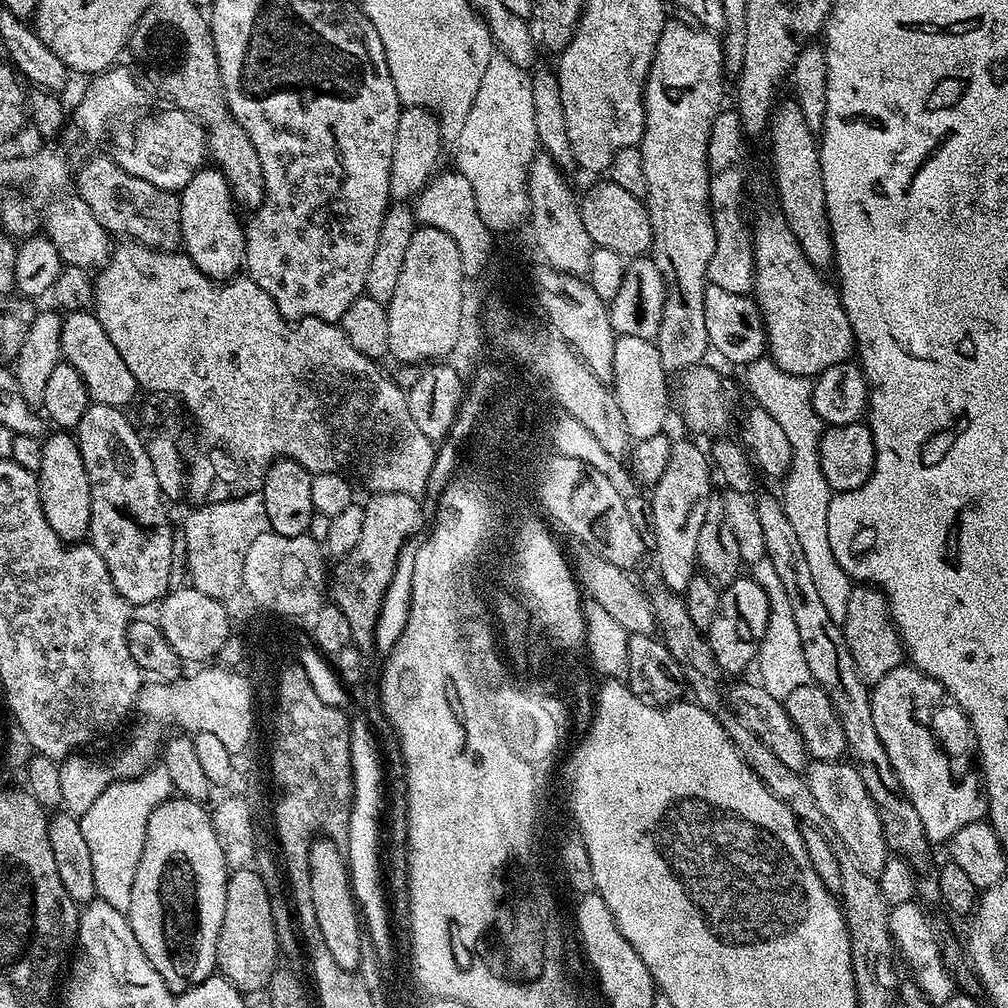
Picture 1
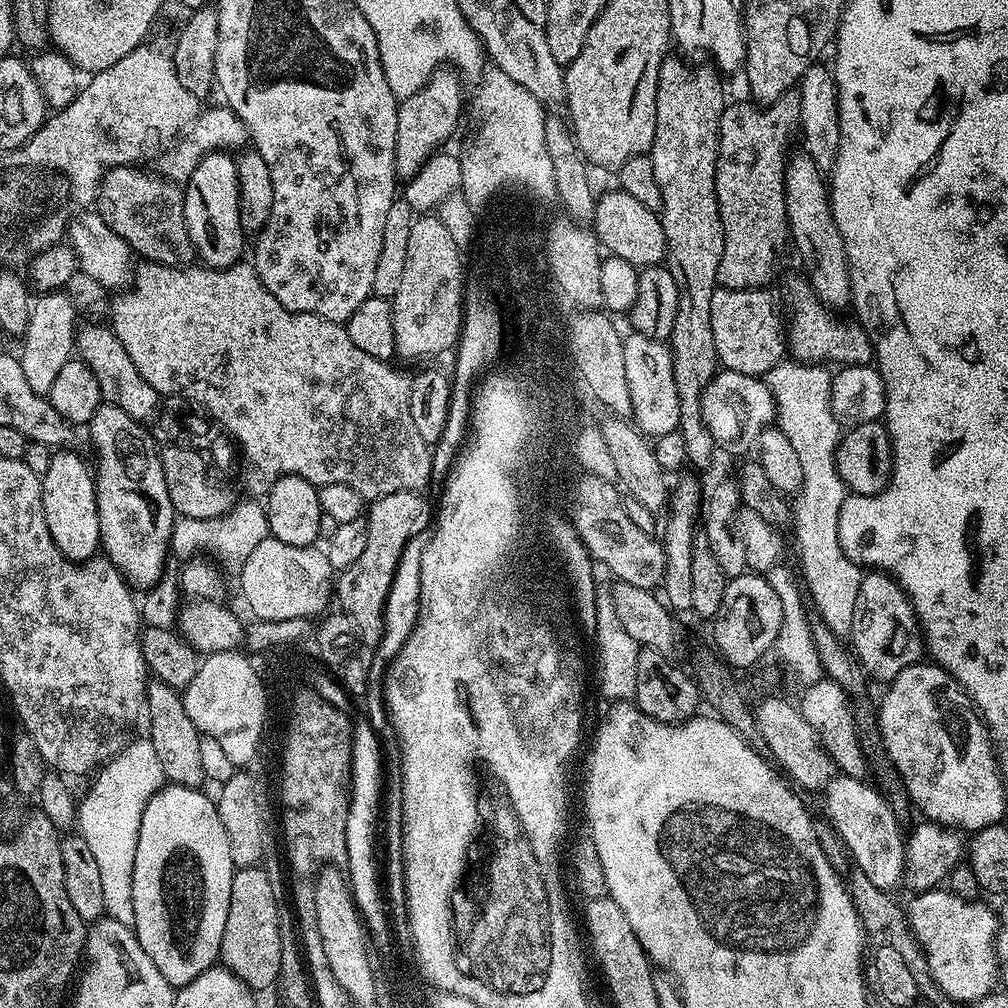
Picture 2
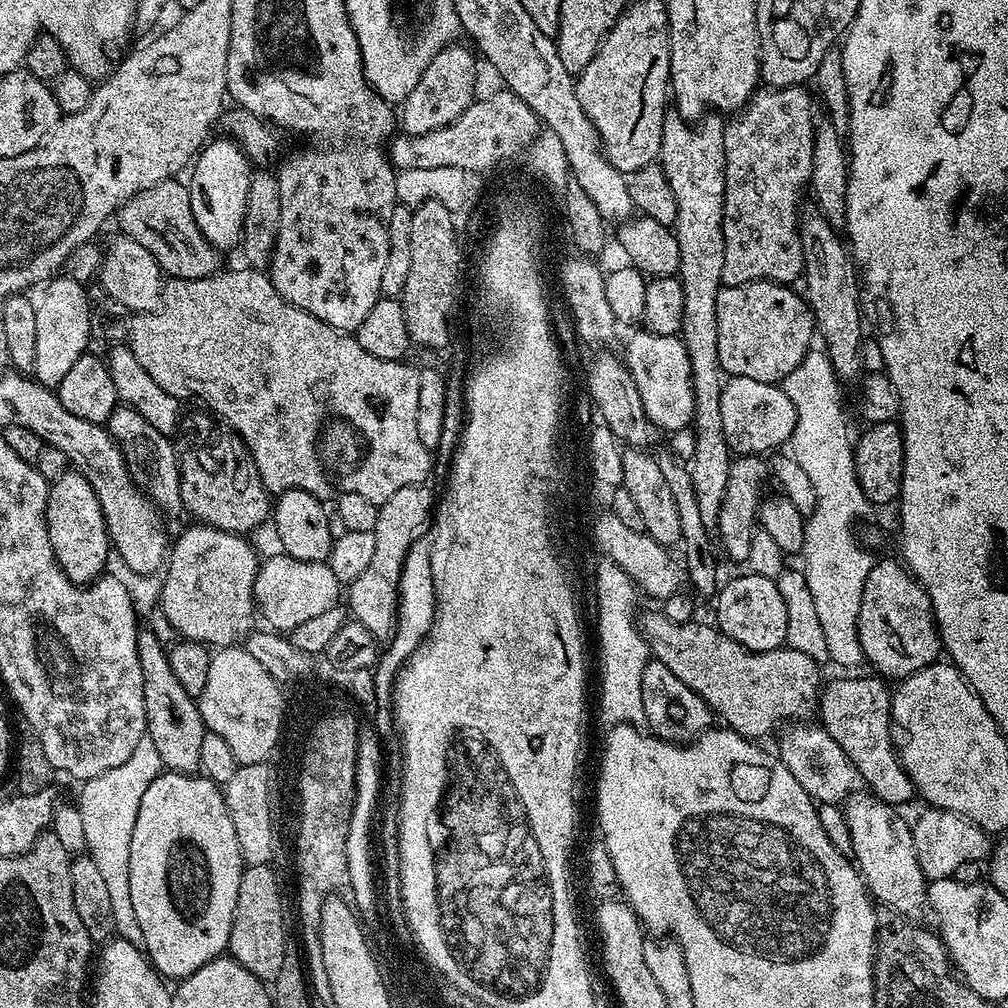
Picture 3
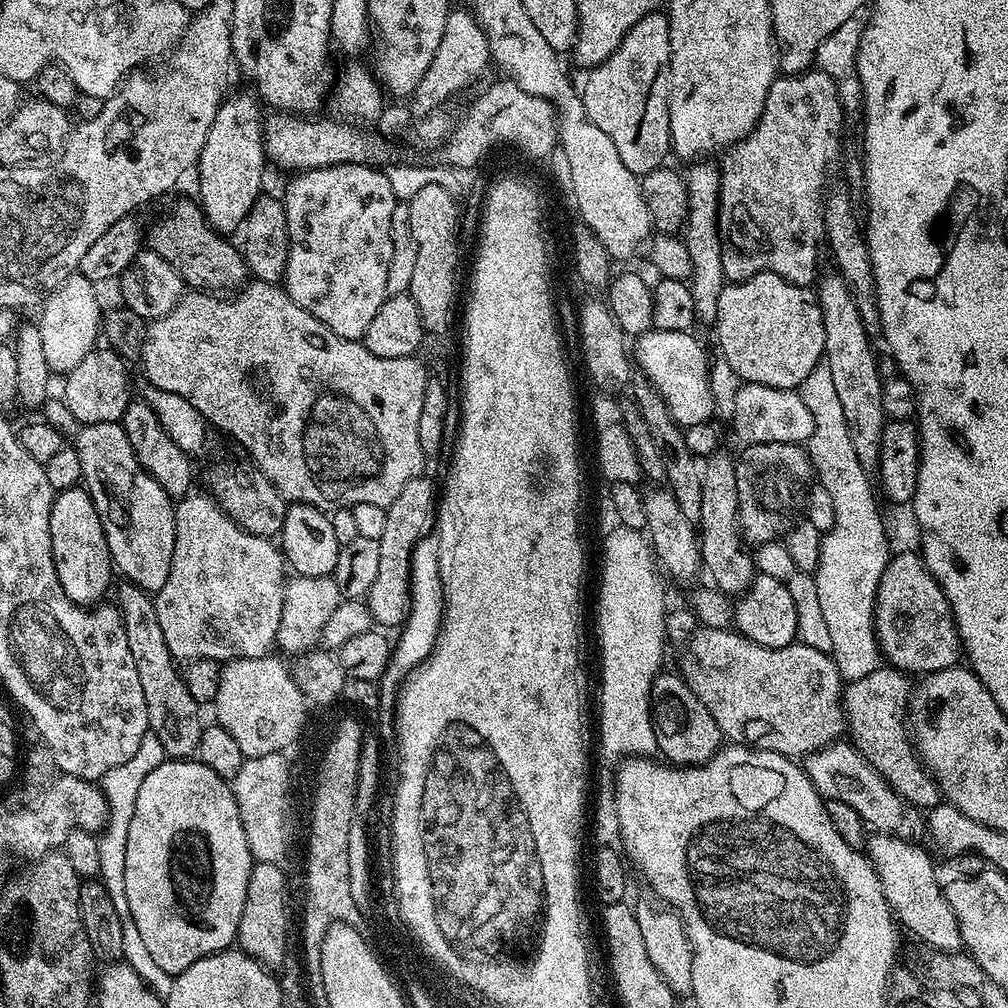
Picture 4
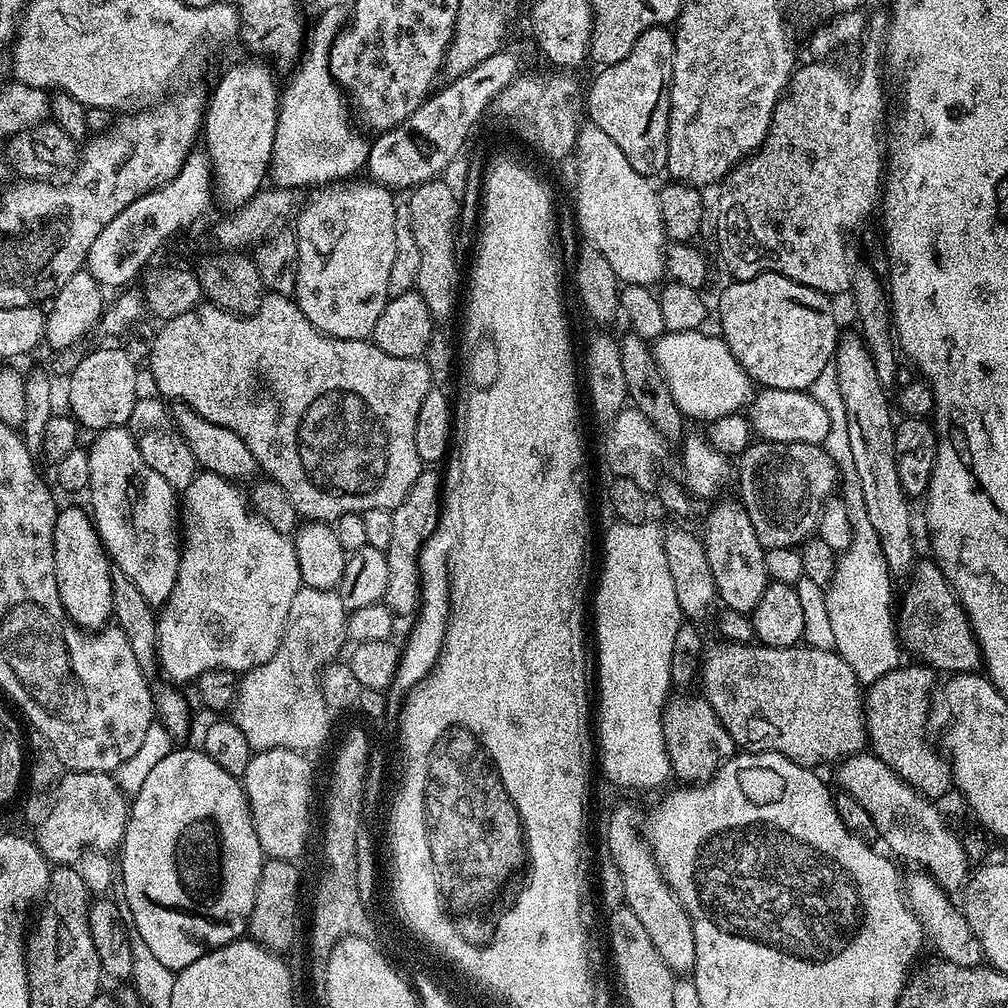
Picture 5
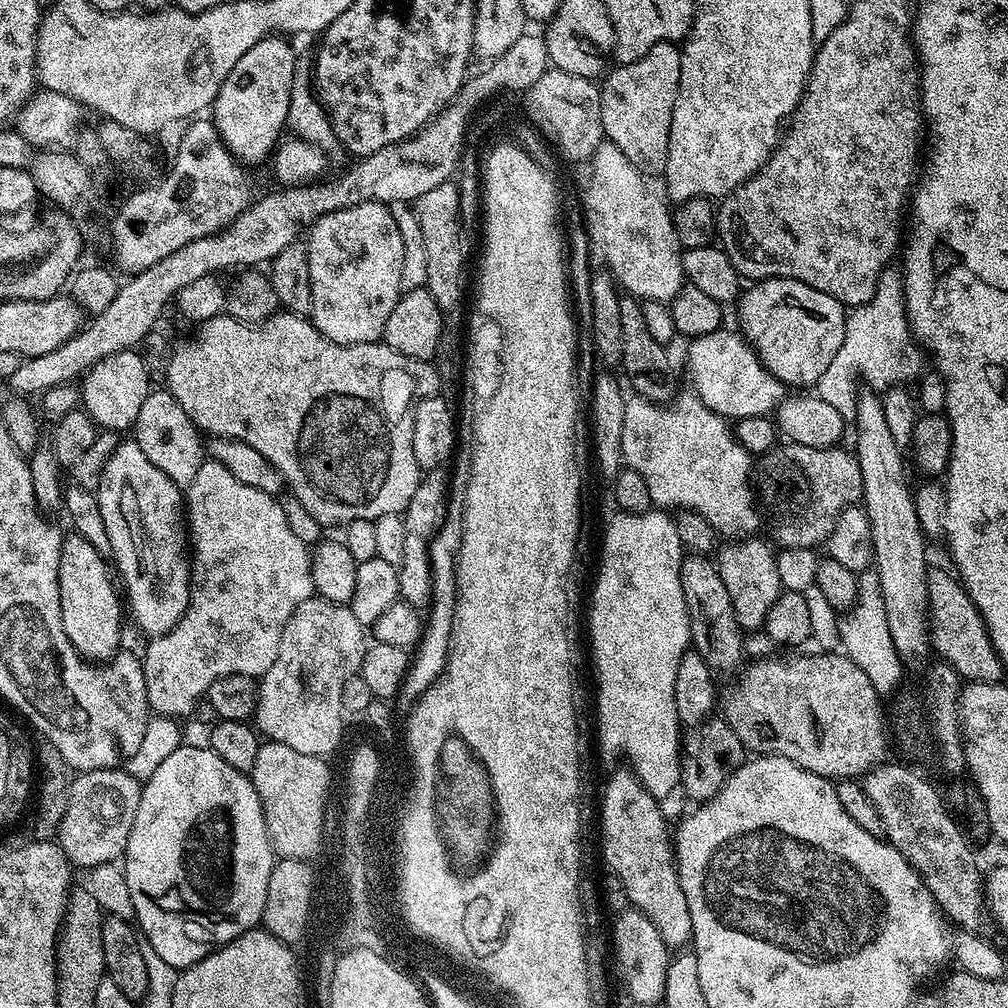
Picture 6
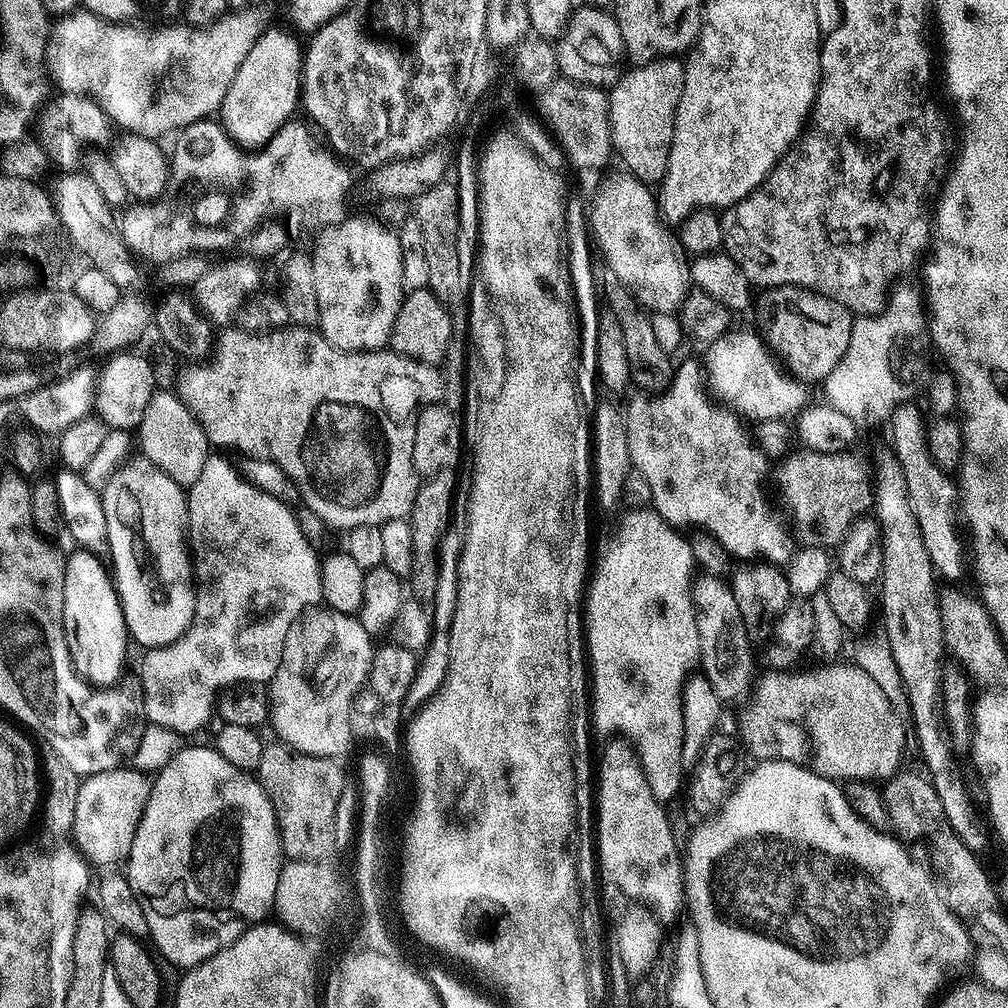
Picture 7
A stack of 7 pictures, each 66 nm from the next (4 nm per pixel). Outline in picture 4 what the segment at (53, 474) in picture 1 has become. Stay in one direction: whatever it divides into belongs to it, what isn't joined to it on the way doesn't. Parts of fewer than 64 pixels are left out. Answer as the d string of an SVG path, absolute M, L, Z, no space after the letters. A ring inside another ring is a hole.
M84 486L62 490L53 495L50 546L54 554L54 570L58 574L58 582L62 582L62 590L66 590L66 598L81 606L99 605L107 597L104 596L107 592L109 595L114 565L111 552L107 548L102 520Z

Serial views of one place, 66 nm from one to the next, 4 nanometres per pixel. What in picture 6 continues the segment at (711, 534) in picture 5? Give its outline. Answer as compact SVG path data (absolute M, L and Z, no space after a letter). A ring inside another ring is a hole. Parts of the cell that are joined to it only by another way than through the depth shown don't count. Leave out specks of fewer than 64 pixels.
M736 538L731 542L719 545L714 556L718 574L730 593L730 603L734 606L734 614L738 618L741 629L760 630L764 627L764 619L768 616L770 606L782 594L778 566L772 550L756 538Z

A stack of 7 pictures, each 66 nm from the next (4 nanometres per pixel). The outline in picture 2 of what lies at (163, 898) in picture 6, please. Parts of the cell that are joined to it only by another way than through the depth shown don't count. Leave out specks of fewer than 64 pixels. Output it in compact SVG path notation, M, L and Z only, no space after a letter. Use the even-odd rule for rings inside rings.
M169 783L153 794L146 802L146 810L142 814L142 826L138 830L138 850L134 854L134 931L142 950L150 954L150 962L162 970L162 978L179 990L194 982L198 974L213 967L220 959L220 947L222 946L222 930L226 930L226 914L230 906L230 886L236 873L236 864L230 858L230 842L226 838L226 826L222 826L222 818L218 818L216 801L210 795L207 796L200 788L187 788L181 784Z

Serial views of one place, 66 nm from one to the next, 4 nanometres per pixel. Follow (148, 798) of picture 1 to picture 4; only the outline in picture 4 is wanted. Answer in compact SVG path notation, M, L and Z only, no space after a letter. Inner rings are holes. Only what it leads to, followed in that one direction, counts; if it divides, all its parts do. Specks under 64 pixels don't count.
M149 730L142 738L137 752L128 761L122 762L122 766L114 766L114 770L106 770L106 774L98 781L108 803L108 822L98 836L100 866L98 879L104 884L110 901L114 902L118 918L121 919L123 959L161 998L166 998L170 994L173 973L162 970L162 966L158 966L158 962L150 955L150 949L146 946L130 914L130 902L126 902L126 834L130 830L130 818L134 818L134 802L138 802L138 789L141 788L142 781L146 779L146 774L150 774L150 770L164 763L165 759L162 742L158 742L156 735Z

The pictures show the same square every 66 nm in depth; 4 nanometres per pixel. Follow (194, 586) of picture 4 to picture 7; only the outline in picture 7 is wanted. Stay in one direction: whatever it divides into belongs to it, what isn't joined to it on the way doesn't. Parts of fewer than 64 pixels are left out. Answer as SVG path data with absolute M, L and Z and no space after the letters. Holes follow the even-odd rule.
M212 454L209 455L207 462L202 466L202 474L198 474L198 478L195 482L193 482L190 487L187 489L187 504L188 504L188 522L187 522L187 547L190 549L191 555L191 563L194 569L194 583L195 583L195 591L196 591L196 601L194 602L194 614L193 620L189 624L189 628L182 634L180 638L174 641L170 645L166 645L160 648L149 648L143 654L144 657L140 660L140 696L138 692L138 700L144 703L144 716L145 721L148 724L157 724L158 726L162 726L166 730L170 730L171 732L179 732L181 734L187 734L187 732L196 732L200 727L203 726L204 723L207 722L211 716L214 716L214 709L218 704L218 697L221 692L226 688L232 687L233 684L262 684L267 685L269 681L271 681L272 676L278 670L278 664L282 661L282 650L283 650L283 642L286 640L286 634L290 633L290 628L294 626L297 619L300 616L303 616L306 612L311 609L315 609L317 605L319 605L322 601L322 574L320 573L320 566L322 563L321 557L318 555L318 552L312 548L310 542L307 541L306 535L302 534L302 528L299 526L299 522L297 520L297 513L293 511L291 507L284 505L282 502L274 498L270 494L266 494L262 490L258 490L258 486L254 486L251 482L248 481L247 477L245 477L241 469L239 467L236 468L231 464L230 461L227 460L227 455L224 454Z

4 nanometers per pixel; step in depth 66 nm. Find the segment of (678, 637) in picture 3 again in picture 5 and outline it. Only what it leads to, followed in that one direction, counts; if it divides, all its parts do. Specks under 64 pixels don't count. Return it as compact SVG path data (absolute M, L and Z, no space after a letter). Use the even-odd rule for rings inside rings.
M719 642L712 649L710 647L703 653L700 665L698 684L704 687L703 699L707 700L709 706L718 714L722 726L730 734L737 749L750 752L777 752L786 758L790 758L801 768L819 769L819 764L835 765L837 762L854 755L856 752L865 751L868 744L868 729L864 727L864 697L862 685L855 676L854 671L846 664L835 650L816 649L809 646L797 646L795 648L771 648L768 644L751 642L749 644L738 644Z

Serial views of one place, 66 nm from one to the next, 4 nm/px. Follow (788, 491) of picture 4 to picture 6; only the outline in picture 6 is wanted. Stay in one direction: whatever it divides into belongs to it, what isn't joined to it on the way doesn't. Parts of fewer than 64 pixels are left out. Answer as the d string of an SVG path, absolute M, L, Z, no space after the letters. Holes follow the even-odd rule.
M791 442L781 443L759 457L754 468L754 492L764 504L768 504L768 516L772 519L772 536L780 548L810 548L813 550L827 545L830 534L838 522L840 515L847 508L861 503L862 470L858 466L855 455L844 446L834 448L815 448ZM792 480L792 496L788 496L787 484Z

